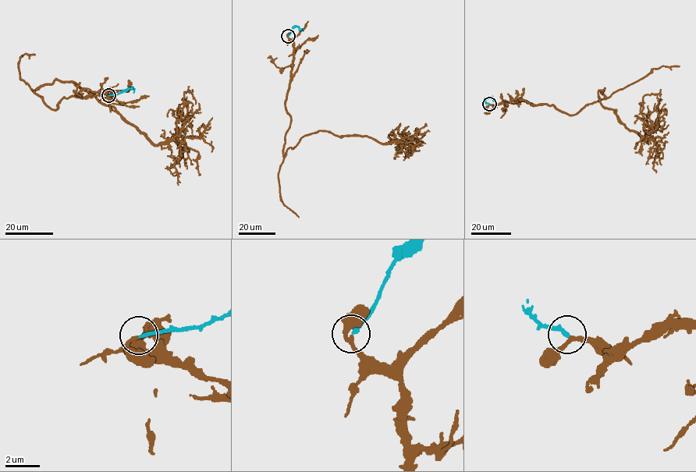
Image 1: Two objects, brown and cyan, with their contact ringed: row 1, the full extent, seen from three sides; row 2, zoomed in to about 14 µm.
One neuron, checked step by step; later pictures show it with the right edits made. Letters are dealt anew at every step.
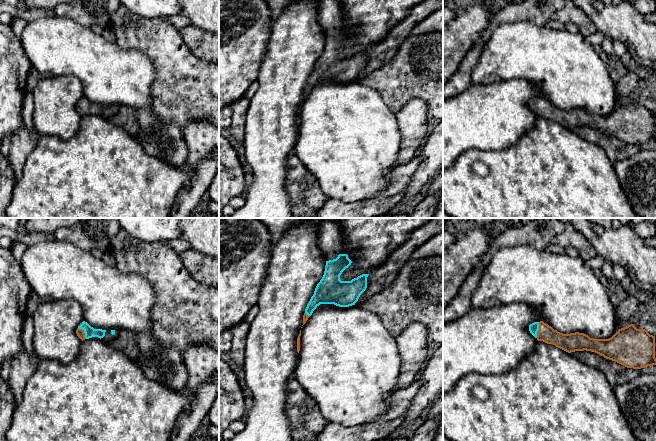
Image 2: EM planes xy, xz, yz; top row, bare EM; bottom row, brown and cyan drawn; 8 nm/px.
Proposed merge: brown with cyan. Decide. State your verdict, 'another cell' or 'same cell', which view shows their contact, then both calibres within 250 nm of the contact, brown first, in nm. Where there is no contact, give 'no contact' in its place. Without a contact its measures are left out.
same cell | xy | 70/90 nm

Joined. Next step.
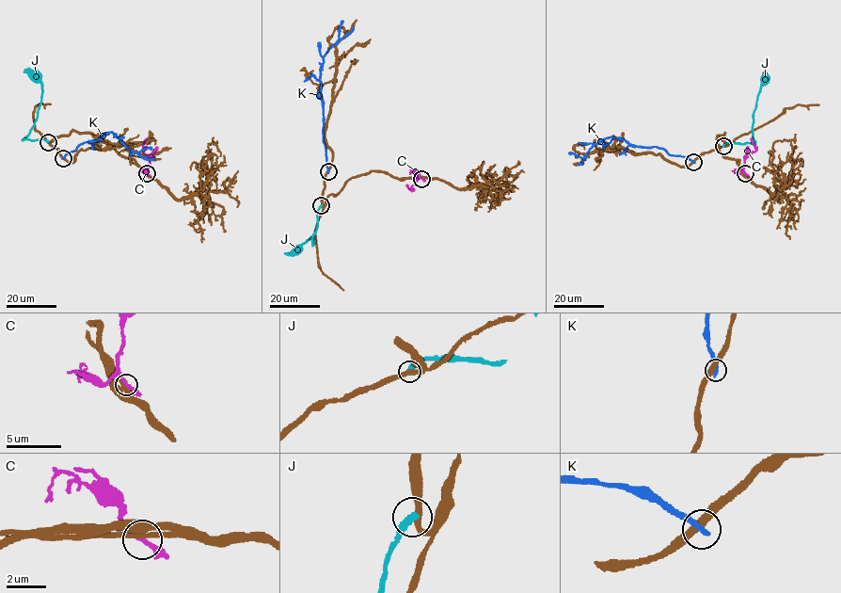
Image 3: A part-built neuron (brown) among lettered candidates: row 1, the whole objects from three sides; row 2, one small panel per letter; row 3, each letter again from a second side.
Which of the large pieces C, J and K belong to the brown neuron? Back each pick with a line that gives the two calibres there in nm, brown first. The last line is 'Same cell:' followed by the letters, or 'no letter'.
Same cell: no letter

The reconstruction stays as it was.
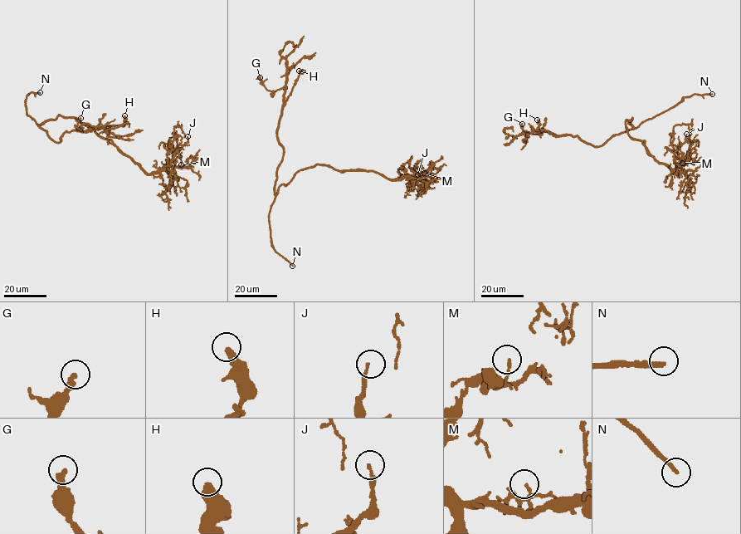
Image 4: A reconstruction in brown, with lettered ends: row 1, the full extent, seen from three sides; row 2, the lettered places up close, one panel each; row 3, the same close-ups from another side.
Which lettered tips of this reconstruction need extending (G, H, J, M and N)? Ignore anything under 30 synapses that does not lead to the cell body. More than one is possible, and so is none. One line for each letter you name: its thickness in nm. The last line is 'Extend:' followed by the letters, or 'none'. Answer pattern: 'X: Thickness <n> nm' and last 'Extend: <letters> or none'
N: Thickness 240 nm
Extend: N

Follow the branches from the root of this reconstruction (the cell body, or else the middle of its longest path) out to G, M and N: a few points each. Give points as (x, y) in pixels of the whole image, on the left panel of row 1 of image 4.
G: (61, 116), (38, 125), (56, 142), (60, 142), (65, 132), (97, 127), (83, 124), (76, 129), (80, 118)
M: (61, 116), (74, 116), (90, 126), (138, 163), (148, 173), (171, 167), (181, 168), (181, 164)
N: (61, 116), (39, 124), (26, 115), (24, 104), (26, 95), (40, 92)

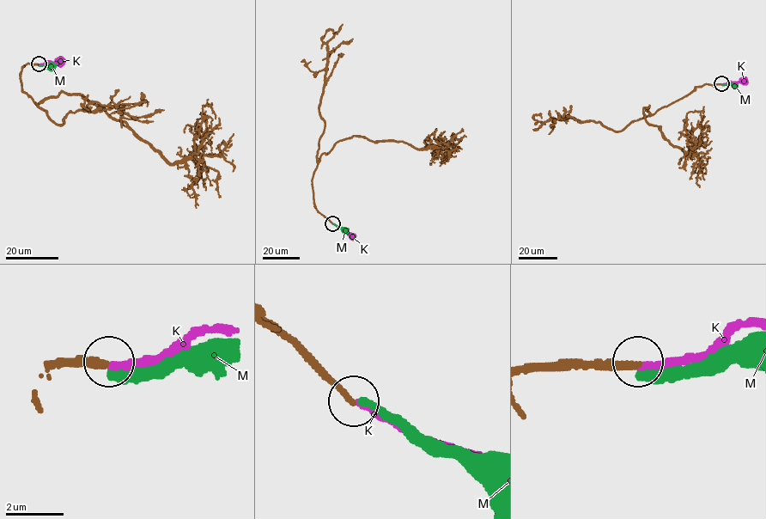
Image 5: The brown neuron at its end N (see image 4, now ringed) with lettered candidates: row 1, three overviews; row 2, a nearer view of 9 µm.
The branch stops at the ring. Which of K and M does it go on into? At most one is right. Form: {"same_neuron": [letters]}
{"same_neuron": ["K"]}

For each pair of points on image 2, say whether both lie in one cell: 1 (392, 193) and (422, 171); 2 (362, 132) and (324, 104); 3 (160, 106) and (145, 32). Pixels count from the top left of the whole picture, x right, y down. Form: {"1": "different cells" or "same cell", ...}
{"1": "different cells", "2": "same cell", "3": "same cell"}

